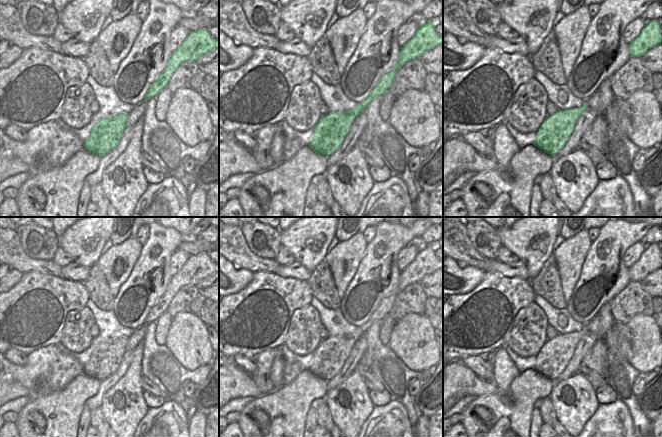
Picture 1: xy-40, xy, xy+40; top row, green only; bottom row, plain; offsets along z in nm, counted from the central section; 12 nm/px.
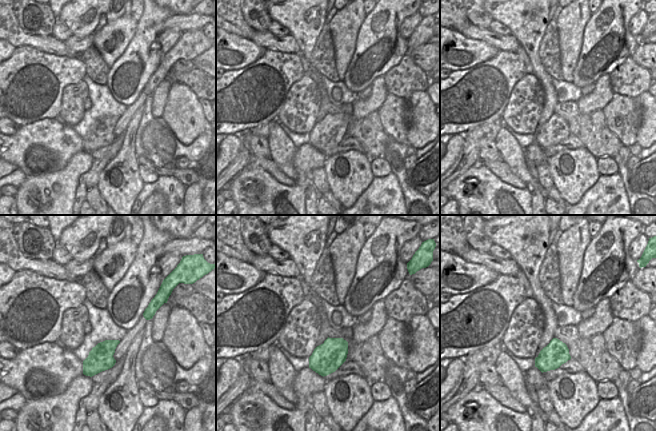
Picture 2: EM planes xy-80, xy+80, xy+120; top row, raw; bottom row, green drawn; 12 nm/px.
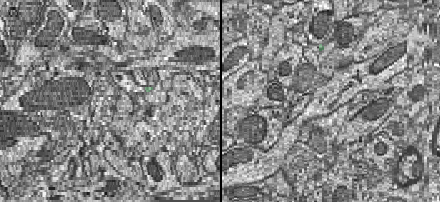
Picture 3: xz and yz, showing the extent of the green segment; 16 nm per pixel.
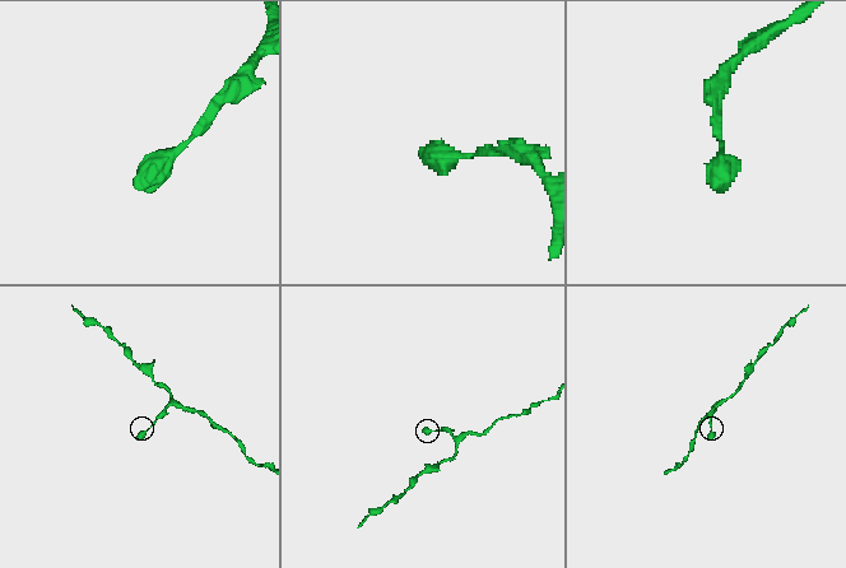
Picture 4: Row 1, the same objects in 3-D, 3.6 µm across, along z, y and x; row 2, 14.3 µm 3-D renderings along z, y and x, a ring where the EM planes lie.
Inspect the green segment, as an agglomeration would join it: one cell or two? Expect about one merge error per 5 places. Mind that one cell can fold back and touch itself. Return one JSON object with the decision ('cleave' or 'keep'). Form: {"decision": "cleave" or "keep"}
{"decision": "keep"}

